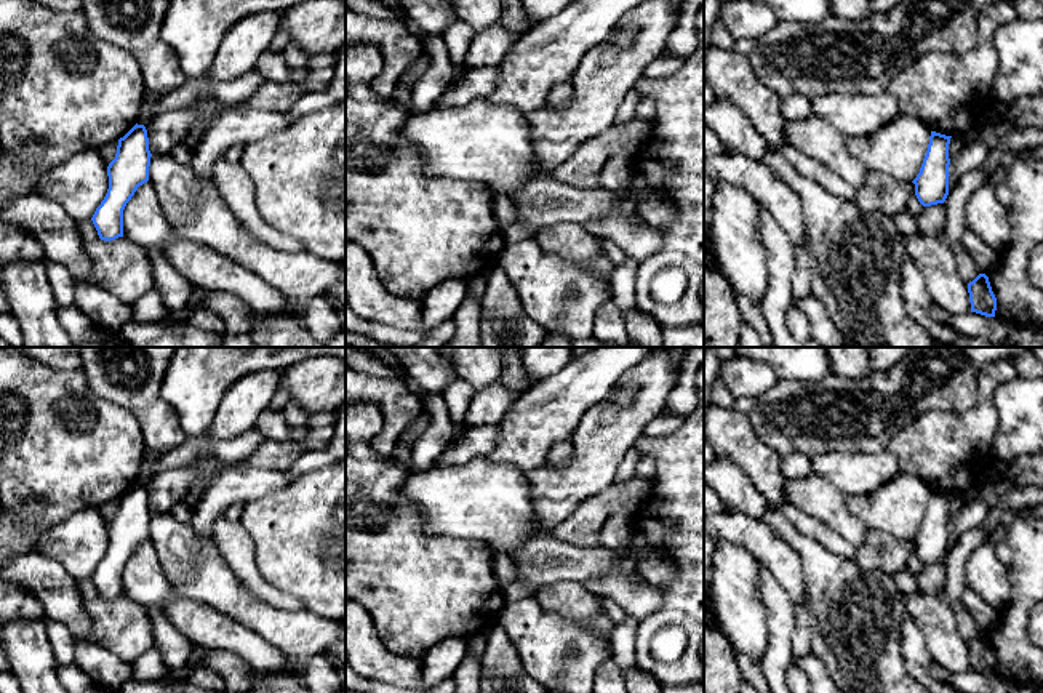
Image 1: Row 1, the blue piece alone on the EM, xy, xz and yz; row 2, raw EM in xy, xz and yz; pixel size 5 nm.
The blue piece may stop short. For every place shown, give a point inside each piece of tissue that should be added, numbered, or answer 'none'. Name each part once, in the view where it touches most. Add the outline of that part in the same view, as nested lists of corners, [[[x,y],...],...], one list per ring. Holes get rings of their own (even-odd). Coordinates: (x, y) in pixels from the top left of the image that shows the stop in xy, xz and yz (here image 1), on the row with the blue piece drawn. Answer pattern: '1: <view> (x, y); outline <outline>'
none

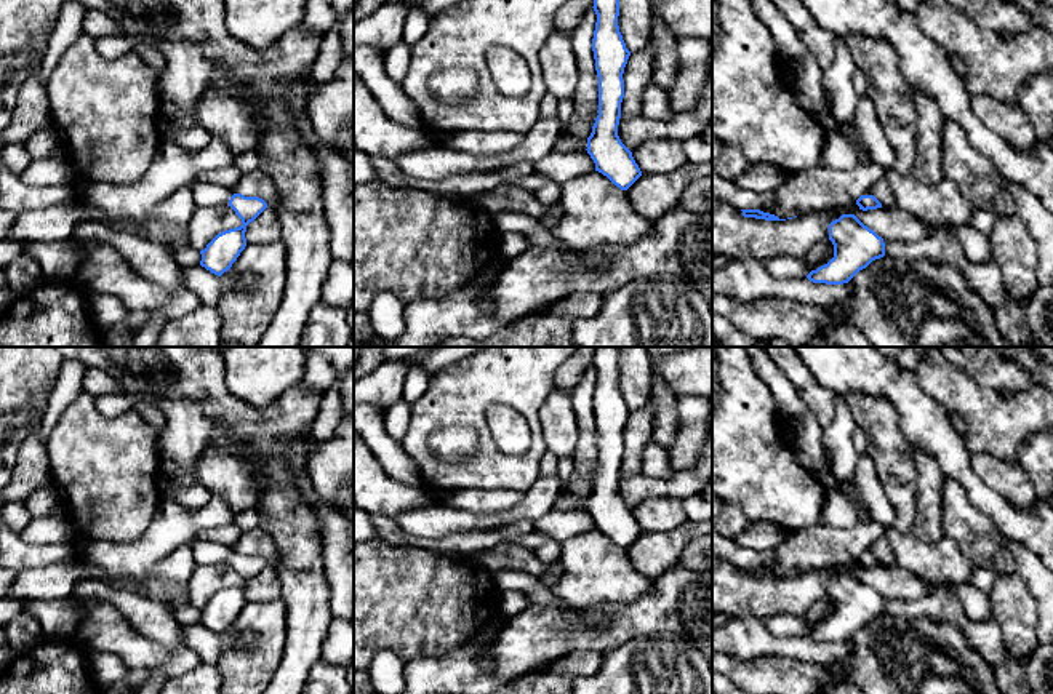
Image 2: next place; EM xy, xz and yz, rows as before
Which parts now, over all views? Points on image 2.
1: xy (204, 192); outline [[[194,181],[189,184],[189,187],[198,206],[203,206],[206,203],[229,205],[229,200],[234,195],[232,190],[210,182]]]

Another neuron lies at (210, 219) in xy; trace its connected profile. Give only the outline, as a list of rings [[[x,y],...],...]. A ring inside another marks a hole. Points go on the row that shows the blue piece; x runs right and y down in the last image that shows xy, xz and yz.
[[[206,203],[190,217],[189,245],[202,251],[218,233],[240,225],[243,225],[242,219],[229,205]]]

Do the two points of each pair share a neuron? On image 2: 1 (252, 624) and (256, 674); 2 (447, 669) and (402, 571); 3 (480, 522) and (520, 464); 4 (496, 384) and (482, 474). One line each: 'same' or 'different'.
1: same
2: different
3: different
4: same

